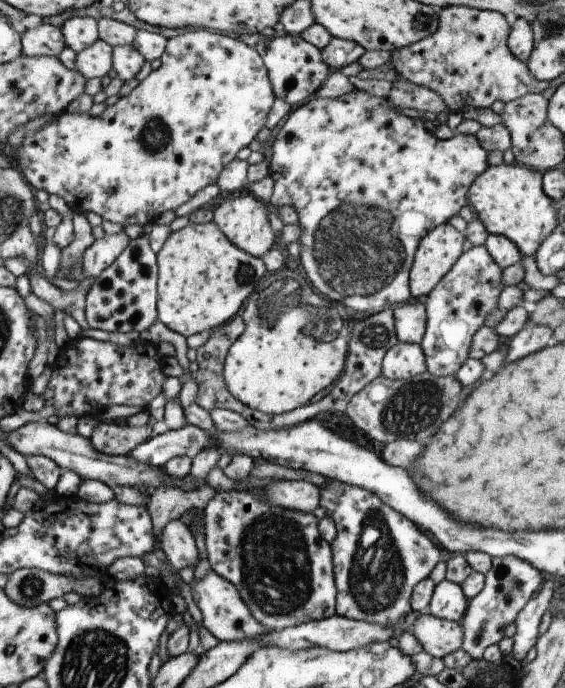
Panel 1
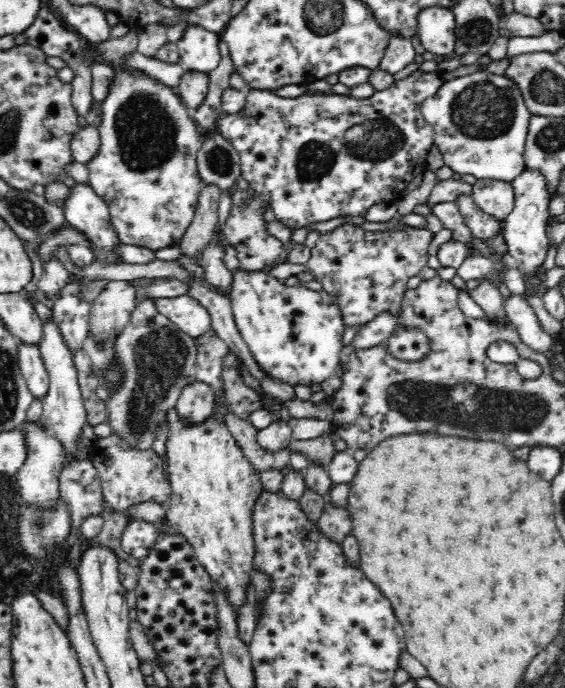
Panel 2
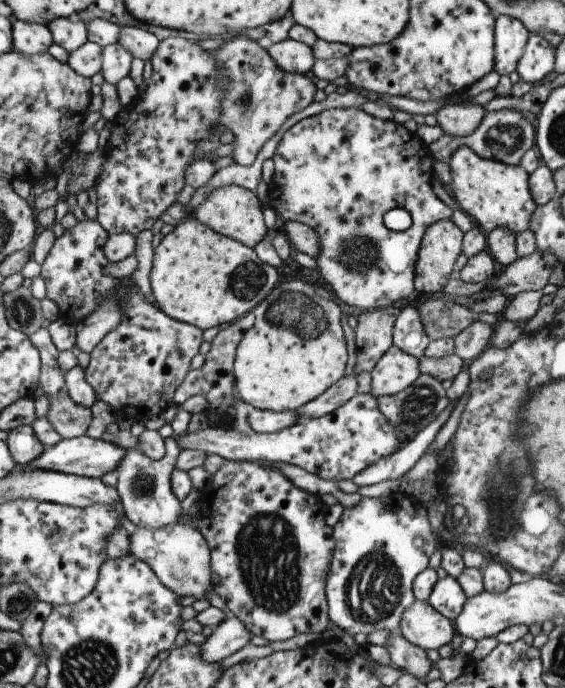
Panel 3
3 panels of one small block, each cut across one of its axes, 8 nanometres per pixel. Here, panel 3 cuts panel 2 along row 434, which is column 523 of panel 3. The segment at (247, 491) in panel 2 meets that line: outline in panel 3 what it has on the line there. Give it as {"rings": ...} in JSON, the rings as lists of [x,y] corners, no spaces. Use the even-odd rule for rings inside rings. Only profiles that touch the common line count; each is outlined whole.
{"rings":[[[459,147],[448,162],[451,168],[449,193],[457,201],[458,208],[467,216],[471,216],[484,234],[489,231],[506,228],[514,235],[528,229],[529,217],[537,206],[531,198],[528,185],[528,173],[519,165],[508,165],[491,159],[479,158],[469,147]]]}

